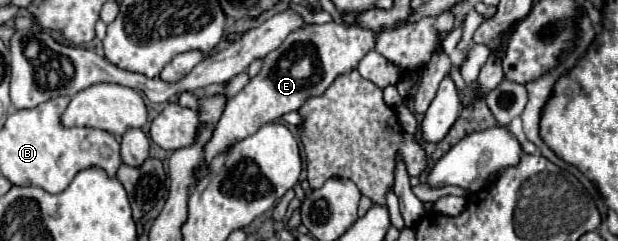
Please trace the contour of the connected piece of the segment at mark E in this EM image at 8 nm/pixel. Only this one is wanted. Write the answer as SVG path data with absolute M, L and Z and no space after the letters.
M335 22L323 26L305 26L289 34L289 38L285 38L285 42L277 50L269 52L263 58L261 72L227 102L217 126L213 128L213 138L209 138L209 146L205 146L205 166L209 164L209 158L213 158L213 154L221 154L221 150L229 150L233 142L255 134L257 126L275 122L283 114L299 110L307 98L323 94L335 78L353 72L359 60L367 52L371 52L373 46L373 32L357 26L345 28Z

